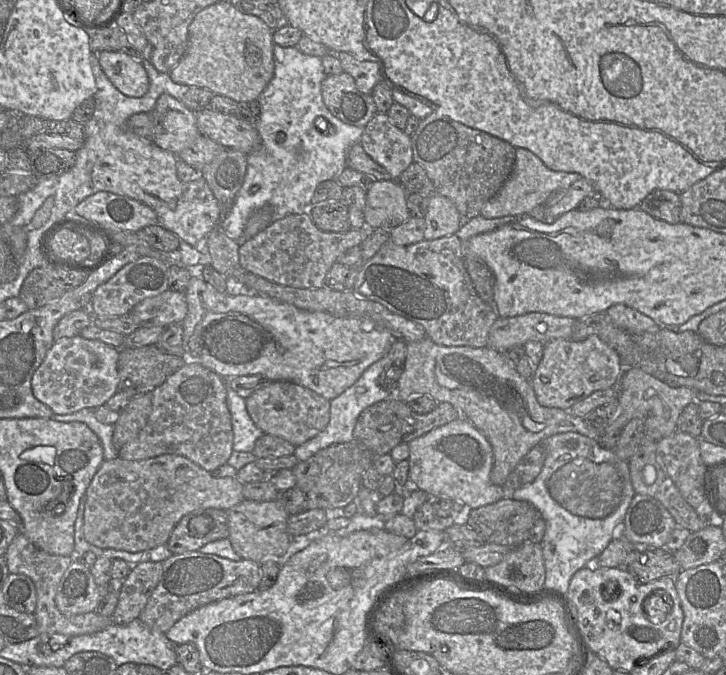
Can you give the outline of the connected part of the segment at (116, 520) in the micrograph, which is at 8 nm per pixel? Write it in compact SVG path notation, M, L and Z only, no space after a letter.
M163 454L145 460L131 461L120 457L105 460L86 490L83 532L87 542L102 549L146 552L166 544L172 531L186 514L203 508L228 510L244 499L244 484L235 477L217 478L190 459Z

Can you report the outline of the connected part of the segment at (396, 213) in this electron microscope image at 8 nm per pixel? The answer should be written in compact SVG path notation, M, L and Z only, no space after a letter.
M396 180L374 181L367 190L366 205L363 210L366 226L372 229L393 229L407 221L410 211L407 207L407 192Z

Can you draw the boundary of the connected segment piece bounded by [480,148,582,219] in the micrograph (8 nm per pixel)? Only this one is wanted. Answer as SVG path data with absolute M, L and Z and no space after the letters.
M525 148L515 150L513 170L498 193L486 202L480 215L485 218L504 216L526 216L537 206L545 204L554 193L564 190L582 176L574 172L562 172L549 169L539 157Z

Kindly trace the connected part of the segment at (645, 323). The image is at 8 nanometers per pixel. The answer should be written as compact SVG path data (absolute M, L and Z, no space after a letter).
M614 304L607 309L606 313L617 327L630 333L655 333L663 327L655 323L650 317L626 304Z

